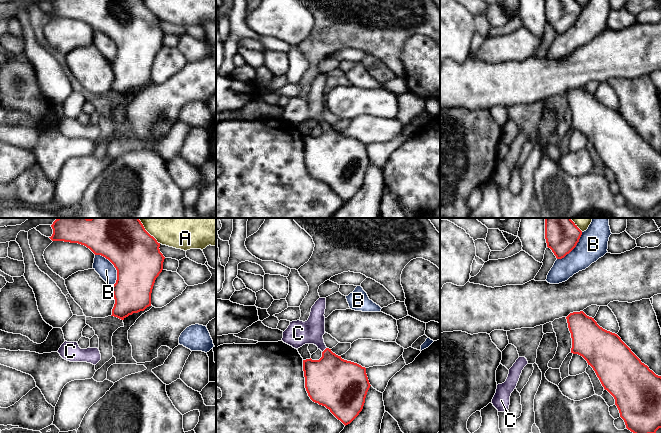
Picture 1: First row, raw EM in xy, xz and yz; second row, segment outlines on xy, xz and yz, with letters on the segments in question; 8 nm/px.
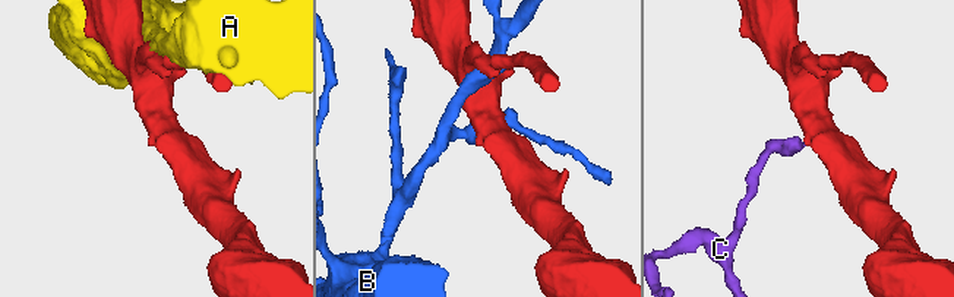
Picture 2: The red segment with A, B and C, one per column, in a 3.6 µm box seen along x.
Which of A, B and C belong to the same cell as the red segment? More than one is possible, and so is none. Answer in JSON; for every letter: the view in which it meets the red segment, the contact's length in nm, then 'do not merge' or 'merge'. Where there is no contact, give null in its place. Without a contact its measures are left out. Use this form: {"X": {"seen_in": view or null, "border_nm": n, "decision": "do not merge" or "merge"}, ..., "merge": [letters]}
{"A": {"seen_in": "xy", "border_nm": 220, "decision": "do not merge"}, "B": {"seen_in": "xy", "border_nm": 300, "decision": "do not merge"}, "C": {"seen_in": "xz", "border_nm": 60, "decision": "merge"}, "merge": ["C"]}

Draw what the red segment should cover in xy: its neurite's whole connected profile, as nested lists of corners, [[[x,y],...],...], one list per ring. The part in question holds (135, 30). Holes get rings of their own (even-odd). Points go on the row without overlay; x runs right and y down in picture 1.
[[[52,0],[51,3],[53,10],[49,14],[52,17],[84,21],[114,41],[117,56],[111,63],[115,75],[111,92],[124,96],[151,82],[152,65],[163,46],[165,33],[160,28],[160,19],[145,6],[143,0]]]

